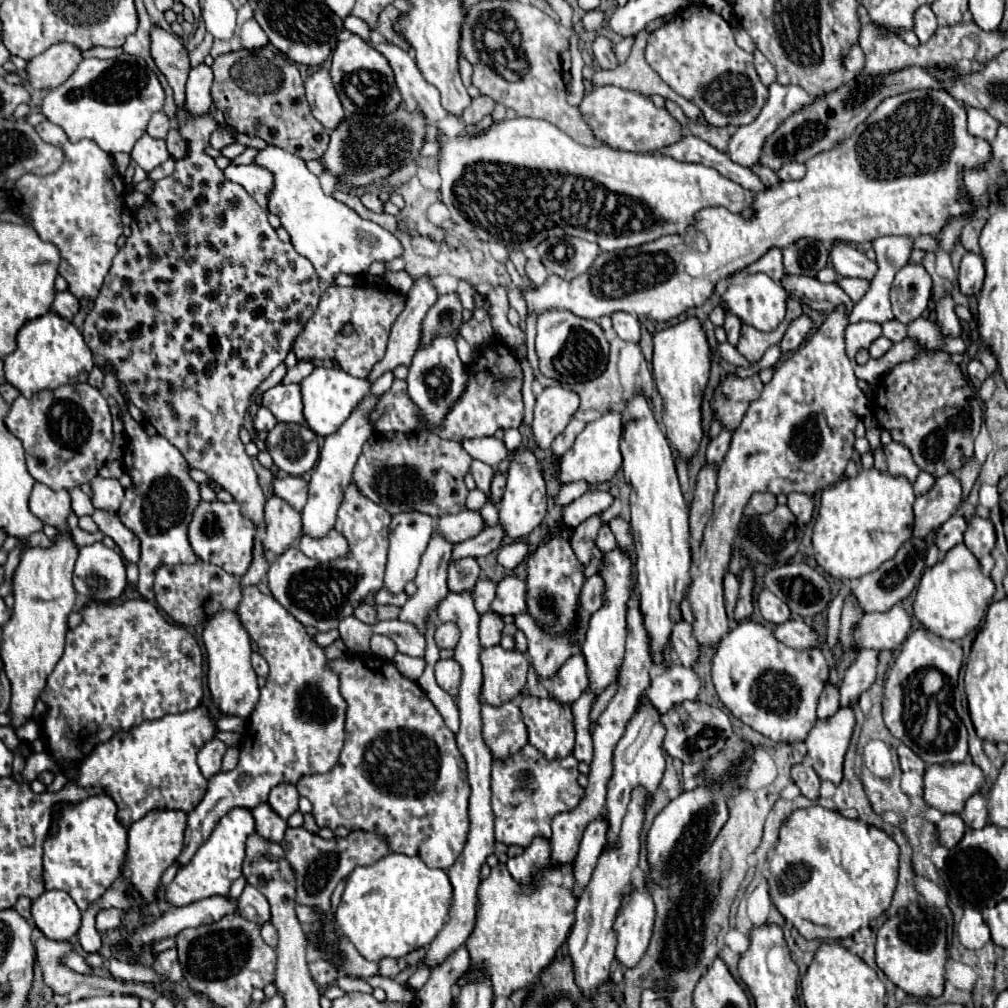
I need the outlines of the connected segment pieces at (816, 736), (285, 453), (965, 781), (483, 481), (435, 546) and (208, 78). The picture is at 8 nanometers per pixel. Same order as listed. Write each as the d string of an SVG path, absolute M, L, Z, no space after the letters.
M838 710L828 720L818 720L810 738L806 738L808 756L812 758L812 768L822 780L840 784L844 754L850 746L854 732L854 712Z
M278 422L266 436L266 450L282 472L302 476L316 466L318 436L306 424Z
M972 762L932 764L924 772L924 800L942 814L958 814L982 782L984 774Z
M474 460L472 466L470 466L470 472L476 480L476 488L482 490L488 498L490 498L490 482L492 482L492 476L494 476L494 470L490 466L486 466L484 462L478 462Z
M438 532L432 534L414 580L418 592L402 606L398 620L412 622L422 632L426 630L426 618L434 614L434 606L438 606L438 602L448 594L446 568L452 556L452 546L454 544Z
M200 64L190 70L186 82L186 102L184 102L184 110L190 116L194 118L202 116L212 108L210 86L212 86L212 70L206 64Z

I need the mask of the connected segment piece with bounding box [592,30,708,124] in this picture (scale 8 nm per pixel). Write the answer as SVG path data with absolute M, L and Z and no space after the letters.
M640 32L636 36L636 42L632 46L632 54L630 58L618 66L616 70L600 70L594 74L592 82L594 84L612 84L612 86L618 86L618 88L624 88L624 90L632 90L632 92L638 92L646 98L658 94L662 96L664 100L672 100L676 102L684 114L688 118L692 118L694 122L700 122L700 124L708 124L702 116L702 112L688 100L684 100L682 96L678 96L674 90L670 90L670 86L666 86L658 74L654 74L654 70L650 70L650 66L646 64L644 60L644 48L646 48L646 40L648 40L648 32Z

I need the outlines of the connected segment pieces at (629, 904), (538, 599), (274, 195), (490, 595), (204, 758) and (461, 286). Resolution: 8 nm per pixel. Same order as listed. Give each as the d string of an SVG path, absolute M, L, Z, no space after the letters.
M634 890L618 912L614 932L618 938L616 960L624 968L634 968L644 956L654 924L654 902L648 890Z
M558 528L554 536L546 540L546 544L538 546L538 550L526 560L528 562L528 614L538 618L542 626L550 626L550 630L562 630L570 618L574 618L574 602L578 602L578 590L584 584L584 566L576 560L574 550L568 544L570 528Z
M268 144L264 150L258 150L254 164L274 174L272 190L268 192L268 210L280 218L296 252L312 262L322 284L332 284L334 276L340 272L358 276L366 272L372 262L390 262L402 256L402 244L392 232L360 218L346 204L326 196L318 178L298 156Z
M480 580L476 586L474 586L474 604L476 604L476 610L478 614L484 614L490 610L490 604L494 600L494 594L496 594L496 582L492 580Z
M218 738L210 740L210 742L198 752L198 766L200 766L204 778L212 778L214 774L220 772L220 764L222 764L224 752L226 752L226 744L220 742Z
M466 280L458 282L458 294L462 298L462 306L468 308L468 310L474 310L474 292L476 290L474 290L474 286L470 282L466 282Z

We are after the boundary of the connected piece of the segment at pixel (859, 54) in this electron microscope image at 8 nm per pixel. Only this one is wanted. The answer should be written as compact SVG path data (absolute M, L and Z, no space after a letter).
M854 46L850 50L850 54L844 58L844 66L850 70L850 72L860 72L864 68L864 52L860 46Z

